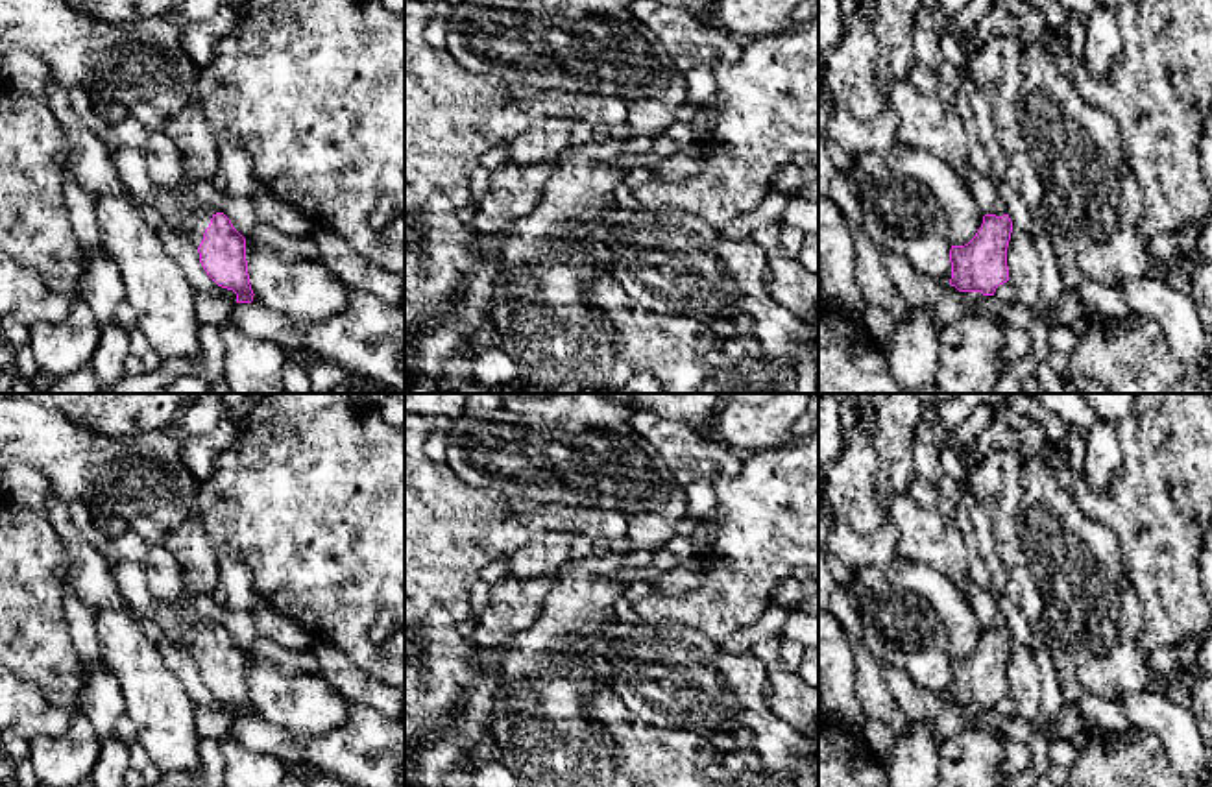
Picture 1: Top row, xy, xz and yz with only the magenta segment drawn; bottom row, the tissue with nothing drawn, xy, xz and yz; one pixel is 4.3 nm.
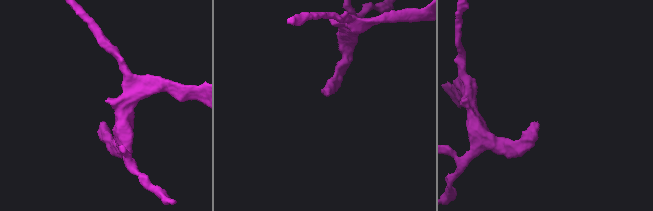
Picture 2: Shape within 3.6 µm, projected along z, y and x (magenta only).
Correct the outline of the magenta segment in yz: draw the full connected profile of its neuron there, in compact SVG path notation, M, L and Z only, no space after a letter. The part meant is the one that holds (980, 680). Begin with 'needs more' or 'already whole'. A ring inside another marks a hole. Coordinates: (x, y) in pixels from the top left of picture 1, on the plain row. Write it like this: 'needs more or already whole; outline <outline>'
already whole; outline M985 628L976 650L964 660L951 660L950 698L959 706L994 709L1009 695L1007 661L1012 647L1009 628Z

